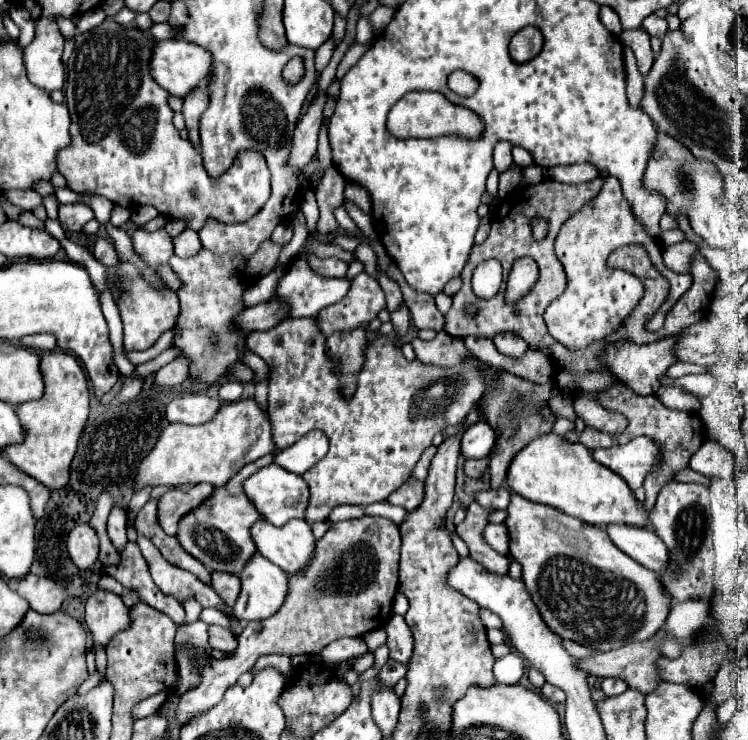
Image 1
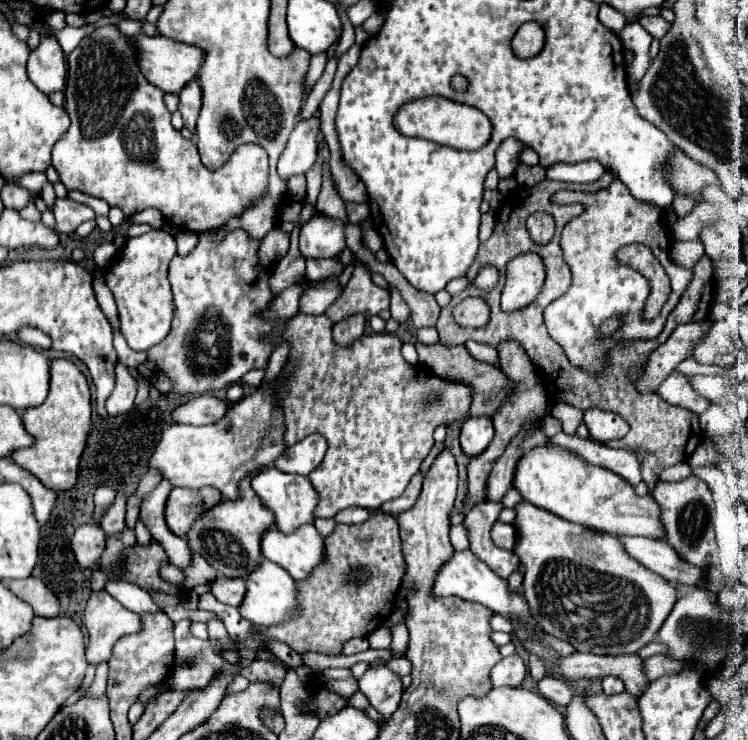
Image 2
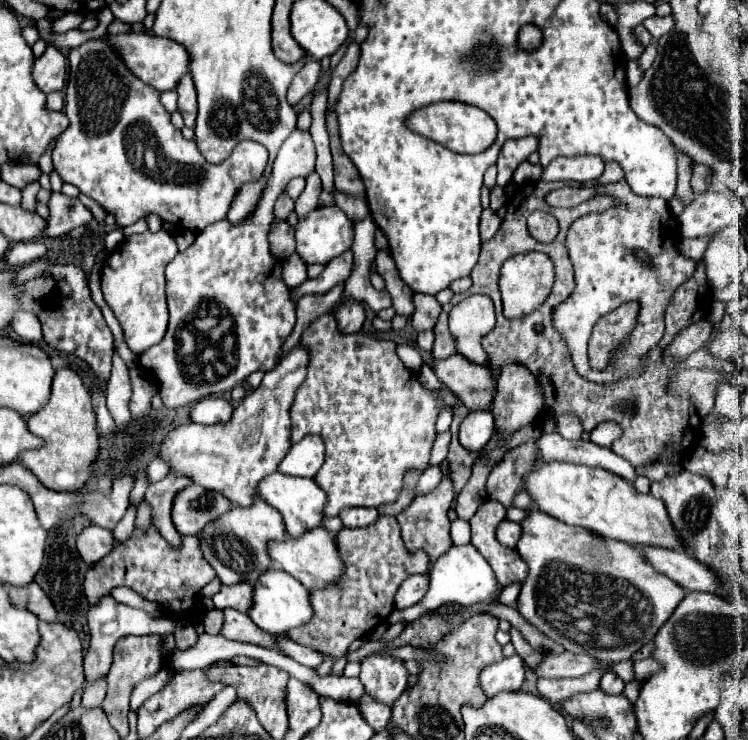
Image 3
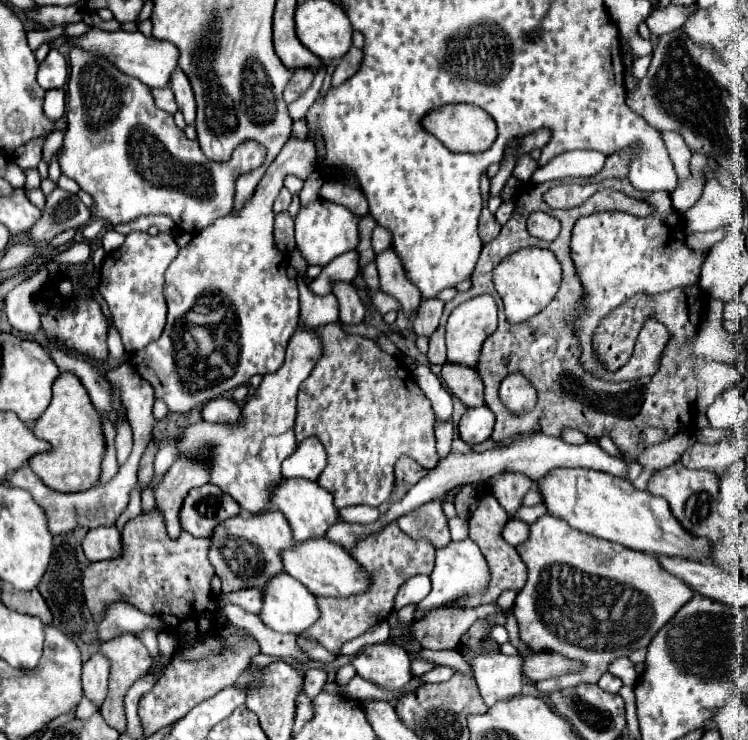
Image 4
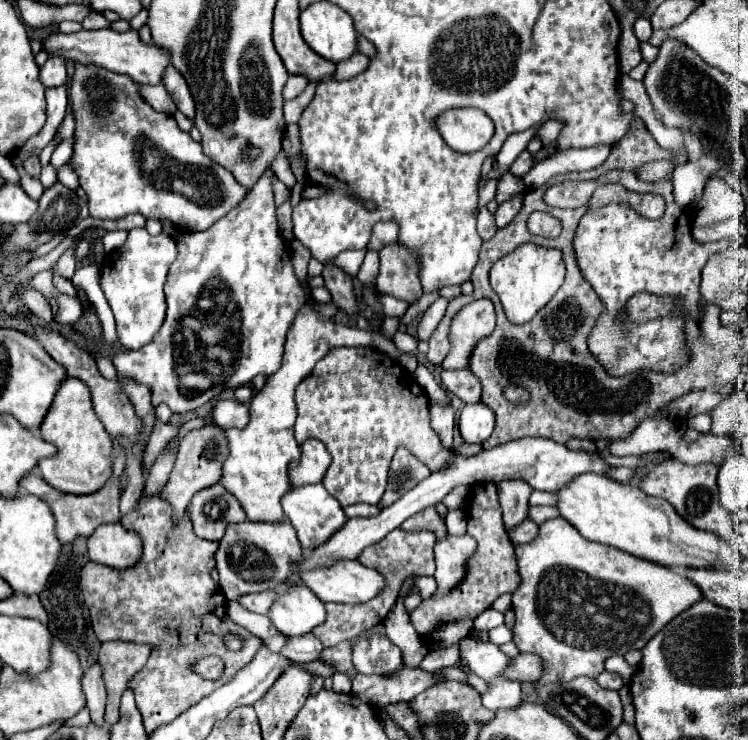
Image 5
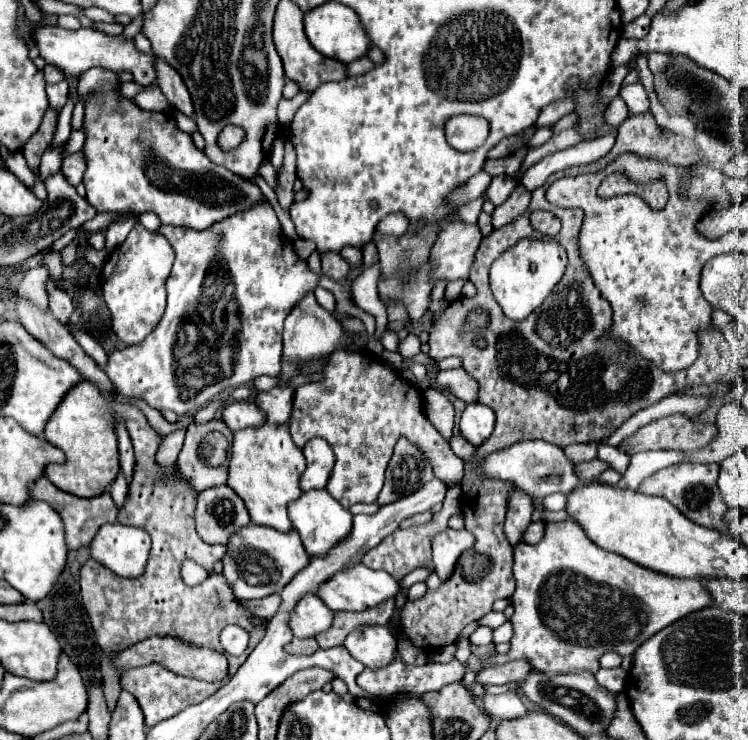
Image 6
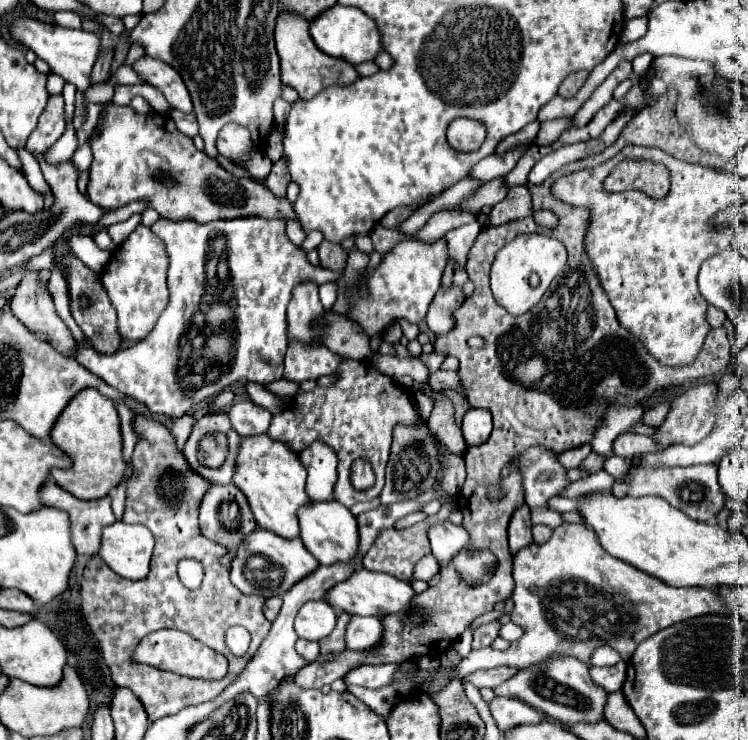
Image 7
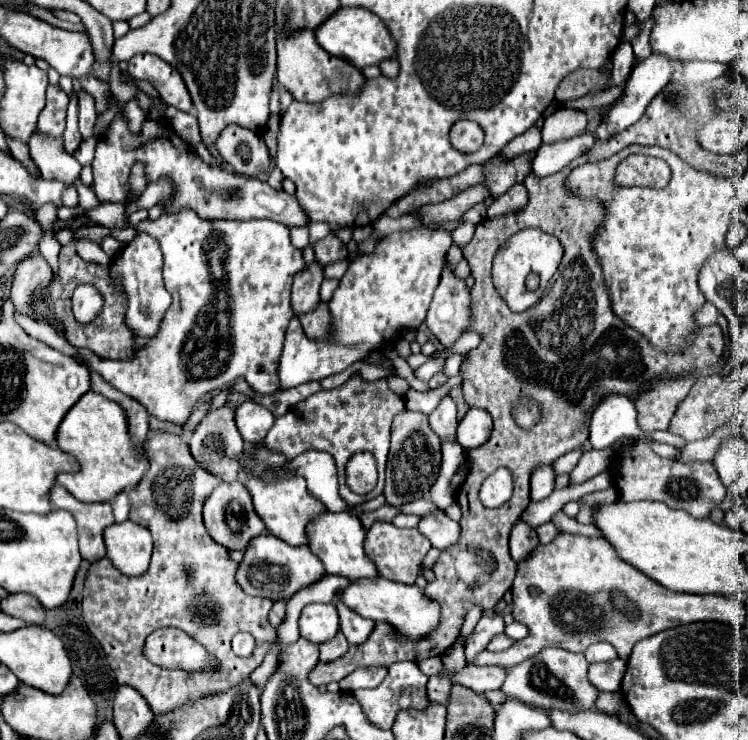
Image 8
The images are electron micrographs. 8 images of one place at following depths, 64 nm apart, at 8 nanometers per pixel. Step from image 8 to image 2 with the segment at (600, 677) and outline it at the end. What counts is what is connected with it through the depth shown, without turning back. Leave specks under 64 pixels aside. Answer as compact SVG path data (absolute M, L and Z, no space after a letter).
M606 676L602 678L602 688L604 688L604 694L620 694L624 692L624 682L616 676Z

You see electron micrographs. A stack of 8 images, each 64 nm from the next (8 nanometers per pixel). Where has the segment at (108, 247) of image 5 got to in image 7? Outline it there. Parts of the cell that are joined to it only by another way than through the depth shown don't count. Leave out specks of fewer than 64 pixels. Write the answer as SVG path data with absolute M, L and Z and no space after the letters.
M132 214L126 222L120 222L120 224L112 224L112 226L108 226L106 230L108 230L108 234L112 236L112 240L116 242L116 244L122 244L126 238L128 238L128 234L130 232L134 232L134 228L136 228L141 223L141 215L140 214Z

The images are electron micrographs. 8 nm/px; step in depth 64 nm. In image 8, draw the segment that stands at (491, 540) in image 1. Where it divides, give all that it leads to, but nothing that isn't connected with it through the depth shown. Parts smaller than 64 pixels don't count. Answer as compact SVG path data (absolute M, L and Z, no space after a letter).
M546 522L546 524L542 524L540 528L536 528L536 532L538 532L542 544L550 544L550 542L560 534L560 528L558 528L554 522Z

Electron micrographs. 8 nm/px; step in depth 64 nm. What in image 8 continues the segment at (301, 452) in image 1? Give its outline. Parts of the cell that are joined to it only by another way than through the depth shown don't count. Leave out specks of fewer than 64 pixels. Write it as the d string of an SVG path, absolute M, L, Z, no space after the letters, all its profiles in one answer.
M304 452L286 462L284 470L306 478L308 490L312 490L312 494L320 498L330 512L348 512L352 516L360 516L360 512L354 512L354 508L340 498L336 486L336 464L326 452Z

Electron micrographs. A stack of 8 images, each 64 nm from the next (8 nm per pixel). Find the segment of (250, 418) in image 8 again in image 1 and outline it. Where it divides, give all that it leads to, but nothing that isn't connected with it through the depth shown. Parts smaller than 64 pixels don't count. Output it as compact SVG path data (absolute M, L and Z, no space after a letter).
M184 394L174 398L168 404L166 418L168 422L182 422L182 424L204 424L216 416L222 408L220 398L210 398L206 394Z

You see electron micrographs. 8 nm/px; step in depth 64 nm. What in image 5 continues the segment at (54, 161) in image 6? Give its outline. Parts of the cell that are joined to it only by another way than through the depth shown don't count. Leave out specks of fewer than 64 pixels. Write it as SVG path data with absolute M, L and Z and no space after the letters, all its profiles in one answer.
M46 164L42 166L42 172L40 172L40 182L44 188L50 188L54 182L56 182L56 168L52 164Z

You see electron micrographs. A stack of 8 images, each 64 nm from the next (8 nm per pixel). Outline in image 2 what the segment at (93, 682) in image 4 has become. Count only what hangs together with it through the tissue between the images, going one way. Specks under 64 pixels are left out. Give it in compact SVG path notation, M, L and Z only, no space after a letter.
M92 594L86 606L84 614L84 624L90 632L88 648L86 648L86 662L92 666L98 666L100 662L108 662L112 656L112 648L118 638L126 634L136 634L142 630L142 618L136 612L126 610L118 600L114 600L110 594Z

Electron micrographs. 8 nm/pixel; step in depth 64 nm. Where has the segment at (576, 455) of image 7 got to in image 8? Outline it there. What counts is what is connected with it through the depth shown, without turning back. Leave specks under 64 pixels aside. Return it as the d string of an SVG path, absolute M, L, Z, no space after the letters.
M572 450L570 454L564 454L560 460L556 460L556 462L552 464L554 474L556 474L556 476L568 474L568 472L578 464L578 460L580 460L580 456L576 456L576 450Z

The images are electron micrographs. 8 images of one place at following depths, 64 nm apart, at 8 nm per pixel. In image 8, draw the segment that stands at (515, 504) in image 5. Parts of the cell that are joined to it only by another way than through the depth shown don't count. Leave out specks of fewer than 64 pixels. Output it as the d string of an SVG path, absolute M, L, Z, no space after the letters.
M518 522L516 528L512 530L512 536L510 536L510 556L512 556L512 560L514 562L526 560L536 550L538 544L540 544L540 540L538 540L536 530L530 528L524 522Z

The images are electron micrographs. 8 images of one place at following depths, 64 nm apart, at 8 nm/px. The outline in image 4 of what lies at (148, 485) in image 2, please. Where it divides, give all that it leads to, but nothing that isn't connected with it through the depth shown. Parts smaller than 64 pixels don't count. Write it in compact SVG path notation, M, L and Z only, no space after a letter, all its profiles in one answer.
M182 432L179 435L168 442L166 446L162 446L156 454L156 462L154 462L154 468L156 468L156 476L164 476L166 470L170 468L170 464L176 460L178 456L178 448L176 447L178 440L182 437Z

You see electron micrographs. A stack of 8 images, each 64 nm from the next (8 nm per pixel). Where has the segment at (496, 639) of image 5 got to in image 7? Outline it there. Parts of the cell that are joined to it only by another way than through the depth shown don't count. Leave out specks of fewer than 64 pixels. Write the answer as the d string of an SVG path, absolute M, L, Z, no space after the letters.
M508 622L508 624L504 624L502 626L502 630L500 630L500 636L504 638L504 640L518 640L520 636L522 636L522 628L518 628L514 622Z

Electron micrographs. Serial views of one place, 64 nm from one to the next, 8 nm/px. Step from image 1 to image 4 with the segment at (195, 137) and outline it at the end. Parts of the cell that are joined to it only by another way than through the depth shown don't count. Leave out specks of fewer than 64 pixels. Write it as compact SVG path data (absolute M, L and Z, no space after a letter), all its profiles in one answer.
M174 70L170 76L170 90L174 92L178 110L184 114L186 124L194 124L196 118L196 102L194 102L194 92L188 84L188 78L184 76L184 72Z

